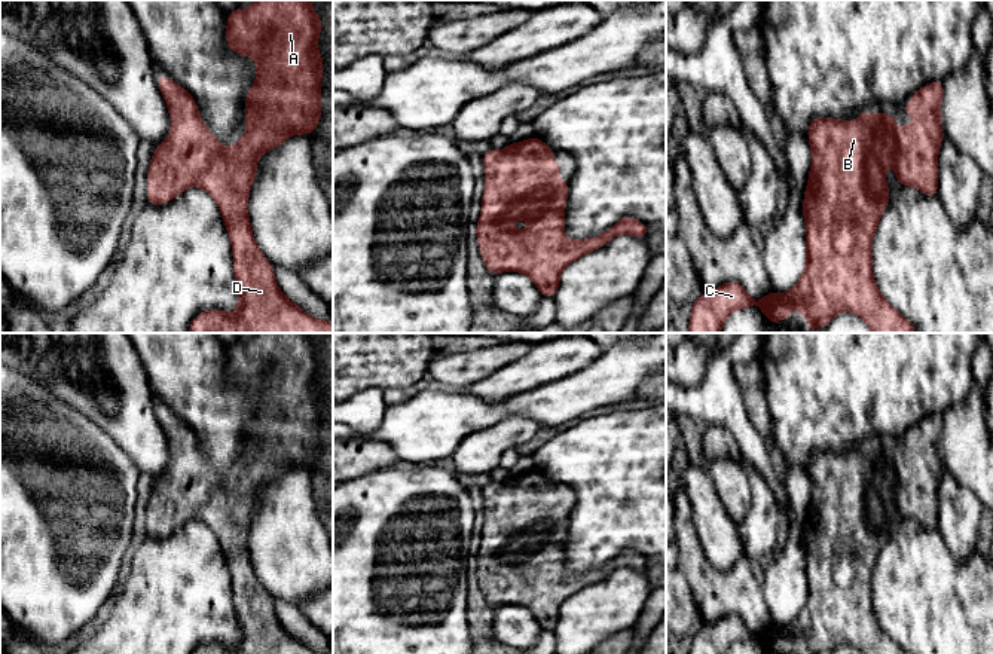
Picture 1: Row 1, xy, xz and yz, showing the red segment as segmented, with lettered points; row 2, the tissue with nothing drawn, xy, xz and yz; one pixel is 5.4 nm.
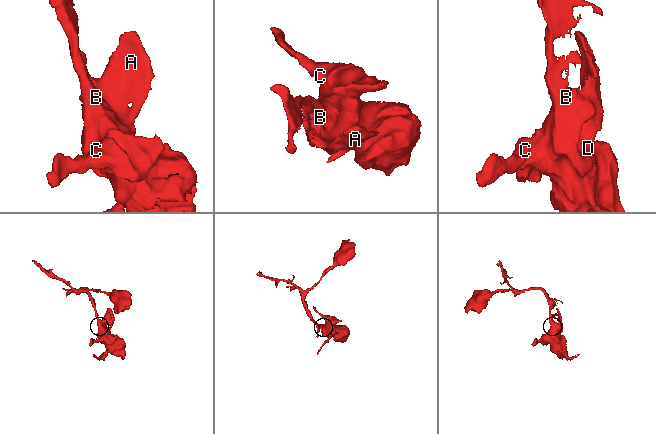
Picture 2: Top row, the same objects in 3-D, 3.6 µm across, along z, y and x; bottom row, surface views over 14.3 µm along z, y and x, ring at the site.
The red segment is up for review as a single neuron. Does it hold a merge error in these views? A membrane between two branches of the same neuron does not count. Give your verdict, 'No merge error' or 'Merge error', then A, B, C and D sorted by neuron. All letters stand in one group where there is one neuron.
No merge error. Groups: A B C D

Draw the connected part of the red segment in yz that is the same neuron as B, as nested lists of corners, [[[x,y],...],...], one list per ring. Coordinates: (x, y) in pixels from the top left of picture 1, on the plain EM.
[[[941,413],[931,415],[929,418],[917,422],[911,428],[911,434],[901,443],[901,447],[904,447],[904,449],[905,447],[916,447],[917,455],[916,456],[907,455],[907,459],[904,462],[898,462],[895,459],[895,449],[893,447],[889,449],[884,444],[880,444],[874,449],[871,449],[868,443],[858,446],[856,447],[856,455],[858,455],[856,459],[853,459],[850,456],[850,452],[837,453],[837,452],[832,452],[832,450],[813,450],[810,453],[810,458],[809,458],[809,470],[807,470],[809,477],[810,477],[810,485],[813,486],[813,495],[810,498],[809,516],[807,516],[807,520],[806,520],[806,525],[804,525],[804,534],[803,534],[803,548],[804,548],[804,553],[806,553],[806,602],[804,602],[800,614],[788,626],[782,627],[782,626],[770,624],[761,633],[754,633],[746,626],[745,620],[740,615],[728,614],[714,624],[703,626],[696,635],[693,635],[690,654],[727,654],[733,644],[745,642],[745,641],[749,641],[752,638],[758,638],[760,642],[763,644],[763,647],[770,654],[782,654],[782,653],[789,651],[792,648],[792,642],[791,642],[792,636],[798,641],[798,644],[801,645],[801,648],[807,654],[831,654],[837,647],[840,647],[843,644],[853,645],[858,650],[861,650],[864,654],[908,654],[880,627],[880,624],[877,621],[877,617],[876,617],[874,609],[873,609],[871,578],[873,578],[873,571],[874,571],[879,553],[880,553],[882,547],[884,545],[884,541],[886,541],[889,531],[890,531],[890,526],[892,526],[887,522],[886,513],[884,513],[884,505],[887,502],[887,474],[889,473],[893,474],[893,502],[896,504],[899,519],[901,520],[914,519],[916,522],[919,522],[922,526],[925,526],[928,529],[937,529],[938,528],[938,513],[937,513],[938,511],[937,510],[938,508],[938,485],[939,485],[939,479],[941,479],[942,468],[944,468],[944,462],[942,462],[942,458],[939,455],[942,428],[944,428],[944,419],[942,419]]]

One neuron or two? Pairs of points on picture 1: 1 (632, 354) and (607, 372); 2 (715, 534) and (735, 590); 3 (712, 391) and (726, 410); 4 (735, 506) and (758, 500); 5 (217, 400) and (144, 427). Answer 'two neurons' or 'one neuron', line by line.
1: one neuron
2: two neurons
3: one neuron
4: two neurons
5: two neurons

